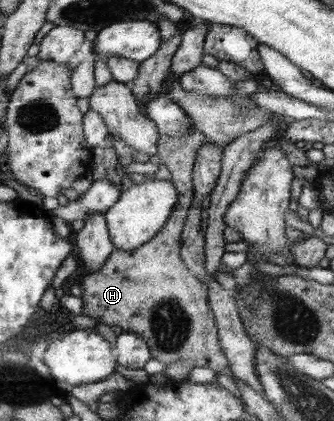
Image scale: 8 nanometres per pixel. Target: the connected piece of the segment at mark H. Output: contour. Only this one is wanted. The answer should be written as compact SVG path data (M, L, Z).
M193 126L181 136L160 136L156 154L160 157L160 163L167 165L167 169L171 172L170 180L180 194L176 209L172 210L167 225L151 241L135 250L125 251L116 248L113 253L109 254L108 261L105 262L103 268L86 275L81 286L83 289L81 300L84 304L83 315L98 318L97 324L106 324L112 329L120 327L125 332L132 332L145 338L151 350L152 359L156 359L165 366L176 362L188 362L193 368L208 367L218 376L225 369L229 373L232 372L228 367L228 357L224 355L224 349L220 343L215 315L208 303L208 288L184 262L183 243L179 242L179 239L183 239L184 223L188 218L195 194L192 178L195 177L196 157L205 144L206 138L204 132Z

